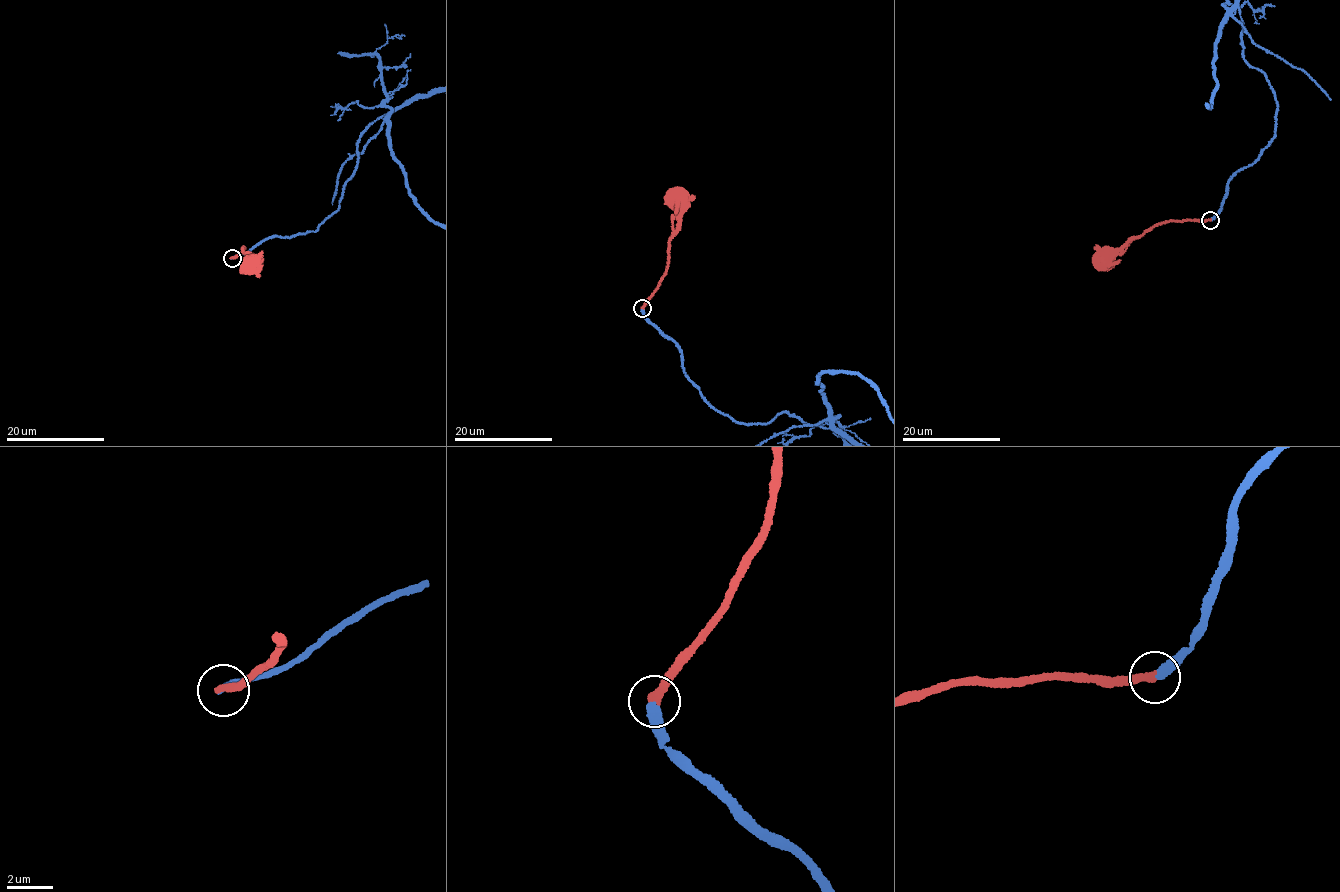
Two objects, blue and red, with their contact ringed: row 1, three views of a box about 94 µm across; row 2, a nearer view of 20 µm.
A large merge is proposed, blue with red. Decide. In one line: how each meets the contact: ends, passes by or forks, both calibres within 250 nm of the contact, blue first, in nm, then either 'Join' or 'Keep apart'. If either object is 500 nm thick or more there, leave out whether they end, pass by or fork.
At the ring blue ends. At the ring red ends. Thickness 320 nm (blue) against 360 nm. Join

